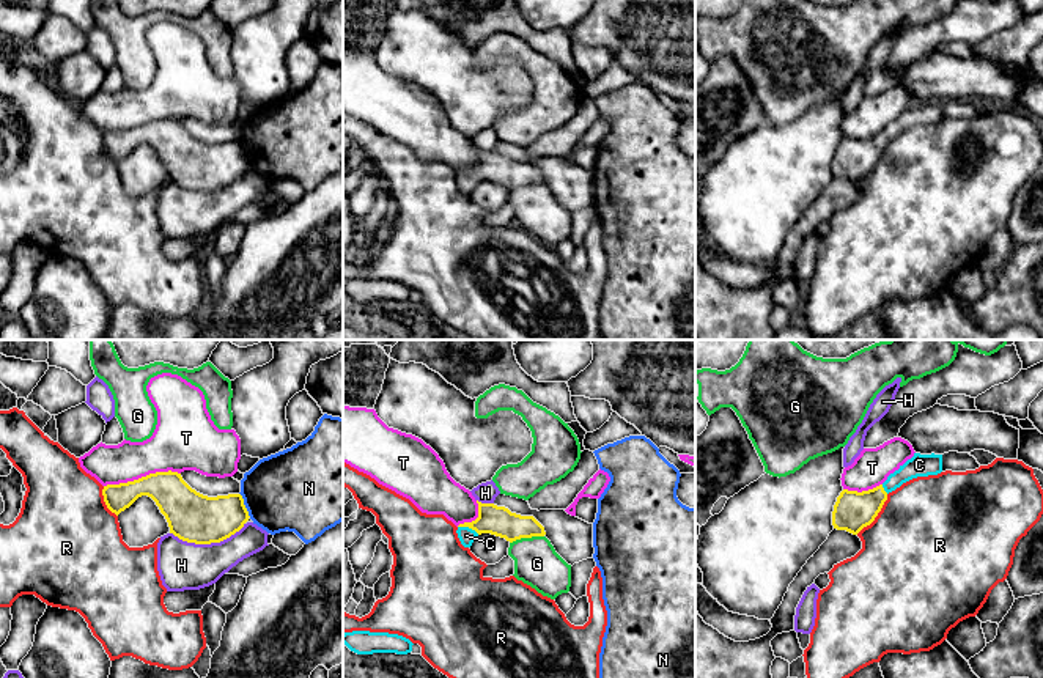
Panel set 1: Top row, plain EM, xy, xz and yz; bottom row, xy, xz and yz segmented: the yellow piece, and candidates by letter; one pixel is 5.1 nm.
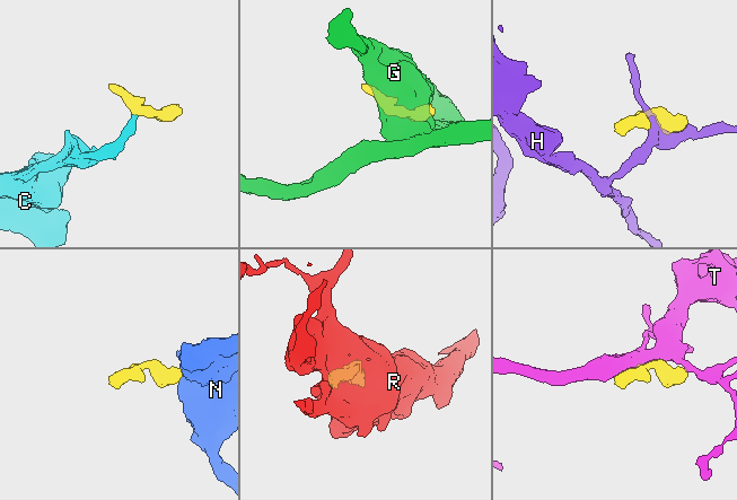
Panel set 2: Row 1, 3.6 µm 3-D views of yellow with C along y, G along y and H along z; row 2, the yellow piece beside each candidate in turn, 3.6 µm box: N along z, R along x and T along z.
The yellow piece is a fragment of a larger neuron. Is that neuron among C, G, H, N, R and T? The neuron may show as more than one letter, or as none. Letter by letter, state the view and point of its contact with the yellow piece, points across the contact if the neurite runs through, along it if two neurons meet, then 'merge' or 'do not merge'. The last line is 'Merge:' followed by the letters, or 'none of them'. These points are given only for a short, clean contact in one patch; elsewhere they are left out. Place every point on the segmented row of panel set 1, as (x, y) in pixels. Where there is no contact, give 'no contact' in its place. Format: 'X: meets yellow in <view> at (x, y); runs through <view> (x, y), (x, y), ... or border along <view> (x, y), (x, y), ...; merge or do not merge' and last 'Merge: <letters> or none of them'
C: meets yellow in xz at (469, 527); runs through xz (499, 521), (469, 527), (466, 535); merge
G: meets yellow in xz at (526, 537); do not merge
H: meets yellow in xy at (208, 543); do not merge
N: meets yellow in xy at (244, 505); border along xy (239, 493), (250, 516); do not merge
R: meets yellow in yz at (877, 515); do not merge
T: meets yellow in xy at (142, 477); do not merge
Merge: C

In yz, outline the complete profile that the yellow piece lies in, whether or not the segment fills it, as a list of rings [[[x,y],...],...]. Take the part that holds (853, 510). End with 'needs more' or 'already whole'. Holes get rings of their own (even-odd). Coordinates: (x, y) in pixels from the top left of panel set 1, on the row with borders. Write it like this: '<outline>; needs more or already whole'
[[[914,453],[914,456],[900,466],[898,470],[890,473],[883,485],[862,492],[843,489],[837,497],[832,511],[834,529],[857,535],[864,527],[875,521],[887,500],[889,492],[912,478],[938,475],[941,472],[942,455]]]; needs more

